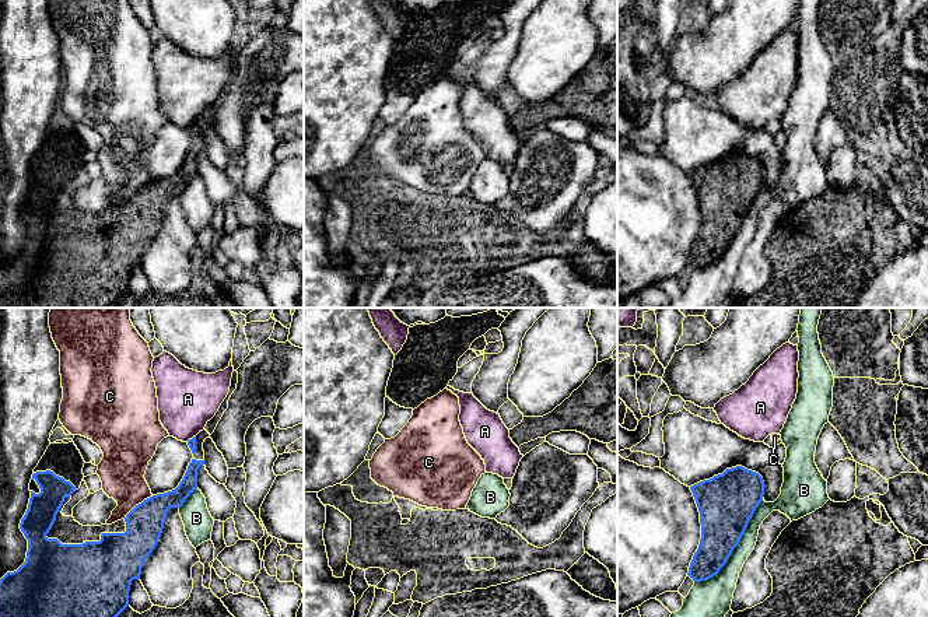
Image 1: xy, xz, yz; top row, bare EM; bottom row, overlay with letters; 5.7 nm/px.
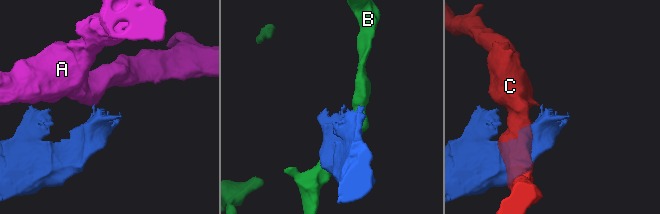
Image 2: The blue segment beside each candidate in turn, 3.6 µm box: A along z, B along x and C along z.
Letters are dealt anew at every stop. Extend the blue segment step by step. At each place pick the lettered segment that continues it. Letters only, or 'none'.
none

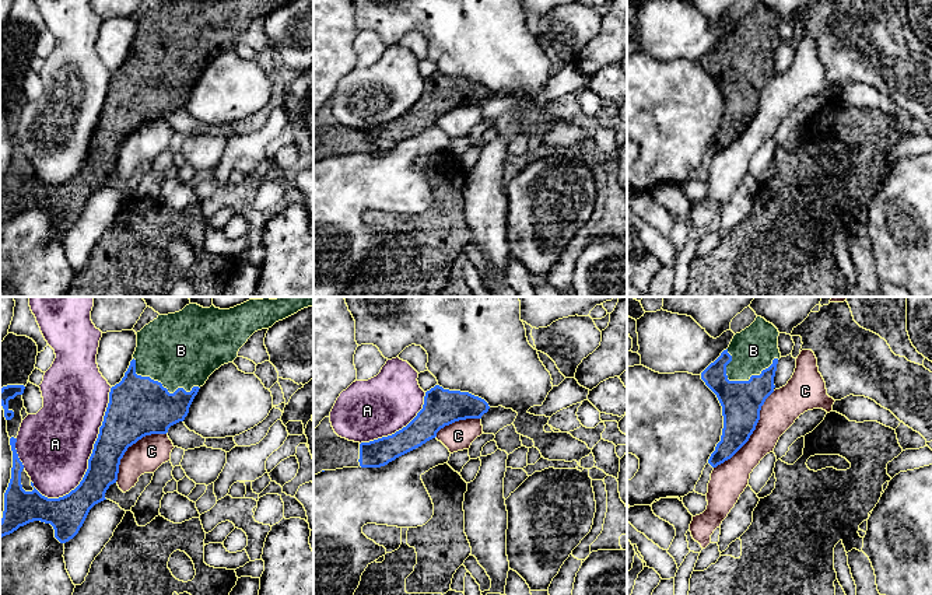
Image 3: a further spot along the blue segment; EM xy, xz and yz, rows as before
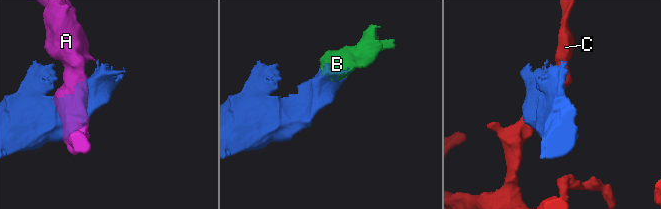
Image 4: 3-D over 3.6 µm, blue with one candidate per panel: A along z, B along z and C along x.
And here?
B

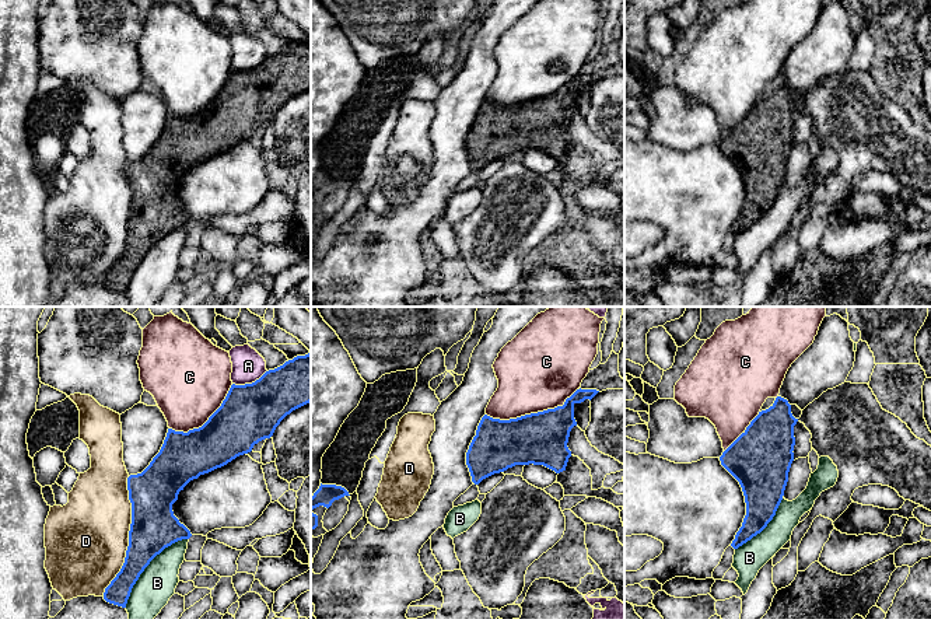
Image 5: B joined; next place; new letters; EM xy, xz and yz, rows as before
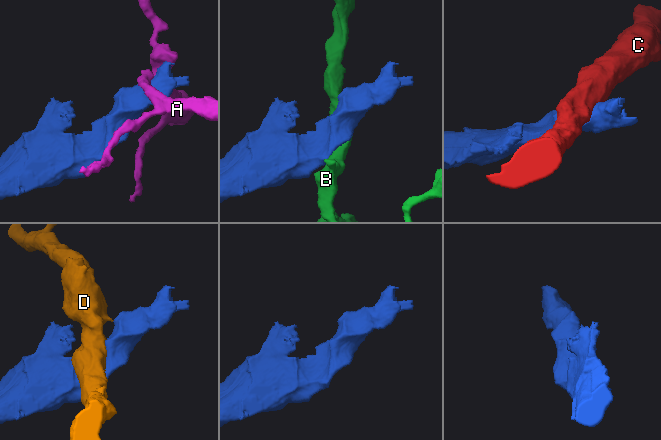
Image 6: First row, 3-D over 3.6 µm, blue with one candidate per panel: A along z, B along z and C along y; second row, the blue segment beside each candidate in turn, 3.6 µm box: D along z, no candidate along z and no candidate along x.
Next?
none

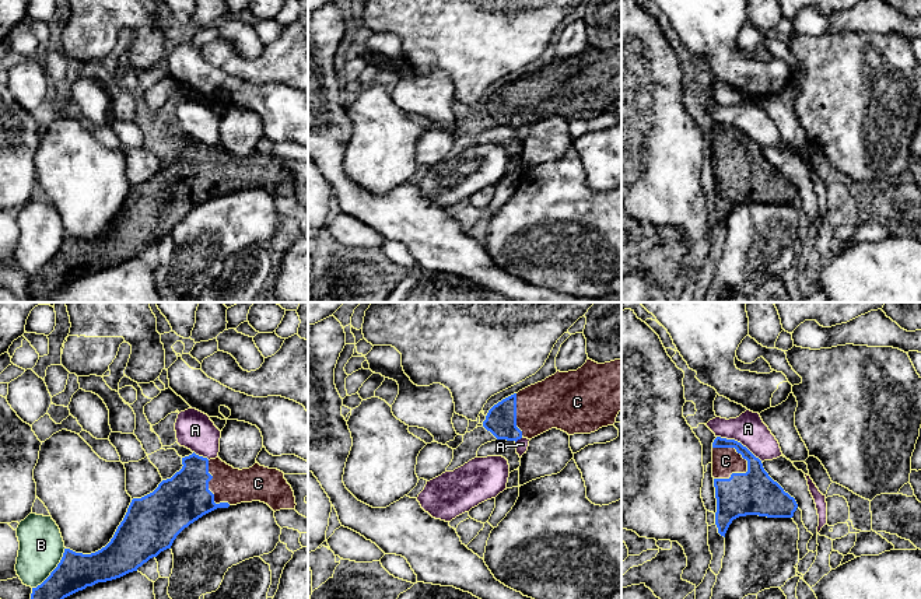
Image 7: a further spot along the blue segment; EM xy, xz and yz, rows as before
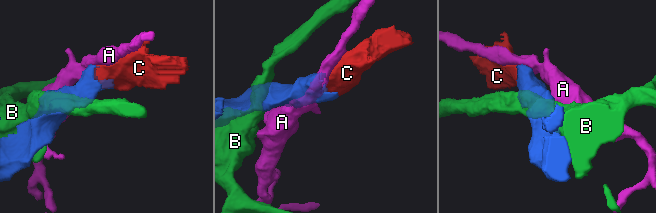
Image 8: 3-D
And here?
C

